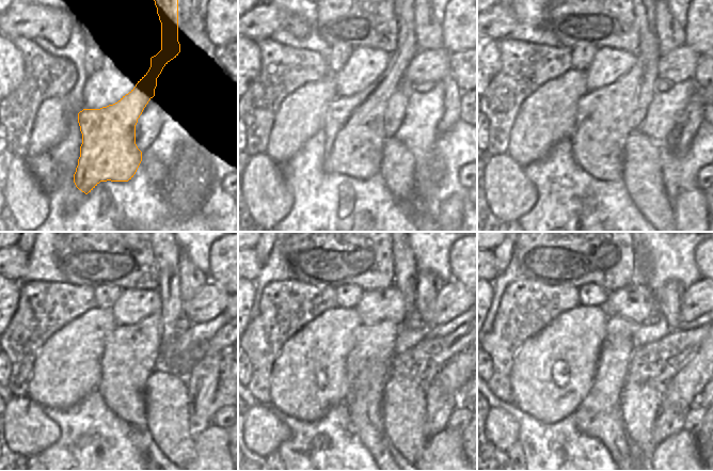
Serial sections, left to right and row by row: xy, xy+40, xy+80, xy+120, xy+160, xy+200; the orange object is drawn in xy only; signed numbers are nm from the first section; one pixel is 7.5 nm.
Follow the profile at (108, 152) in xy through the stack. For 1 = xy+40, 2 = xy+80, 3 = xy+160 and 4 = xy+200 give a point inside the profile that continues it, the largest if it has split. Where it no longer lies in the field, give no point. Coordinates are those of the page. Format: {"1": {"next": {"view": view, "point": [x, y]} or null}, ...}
{"1": {"next": {"view": "xy+40", "point": [353, 125]}}, "2": {"next": {"view": "xy+80", "point": [604, 120]}}, "3": {"next": {"view": "xy+160", "point": [375, 346]}}, "4": {"next": {"view": "xy+200", "point": [616, 326]}}}

